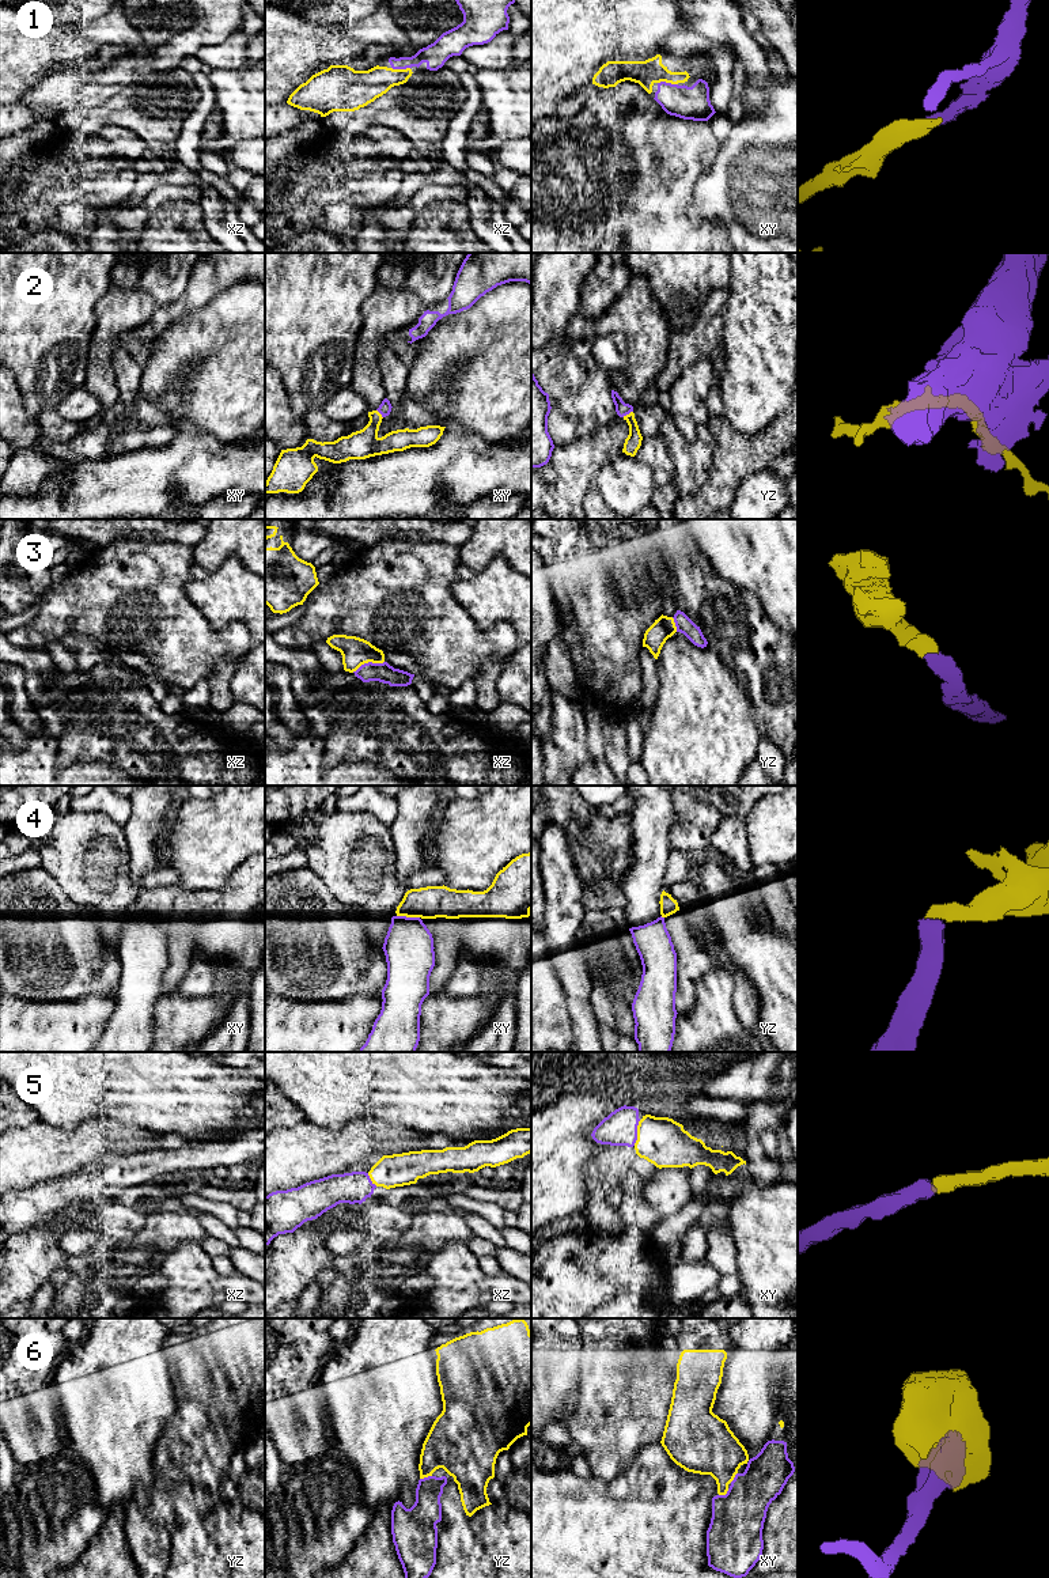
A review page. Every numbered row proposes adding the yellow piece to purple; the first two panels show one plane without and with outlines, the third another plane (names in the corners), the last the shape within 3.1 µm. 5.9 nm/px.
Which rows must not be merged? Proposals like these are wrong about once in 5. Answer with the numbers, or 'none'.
4

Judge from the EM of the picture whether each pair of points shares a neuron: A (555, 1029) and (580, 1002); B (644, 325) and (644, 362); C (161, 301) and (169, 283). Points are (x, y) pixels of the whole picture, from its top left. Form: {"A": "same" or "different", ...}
{"A": "different", "B": "same", "C": "same"}

